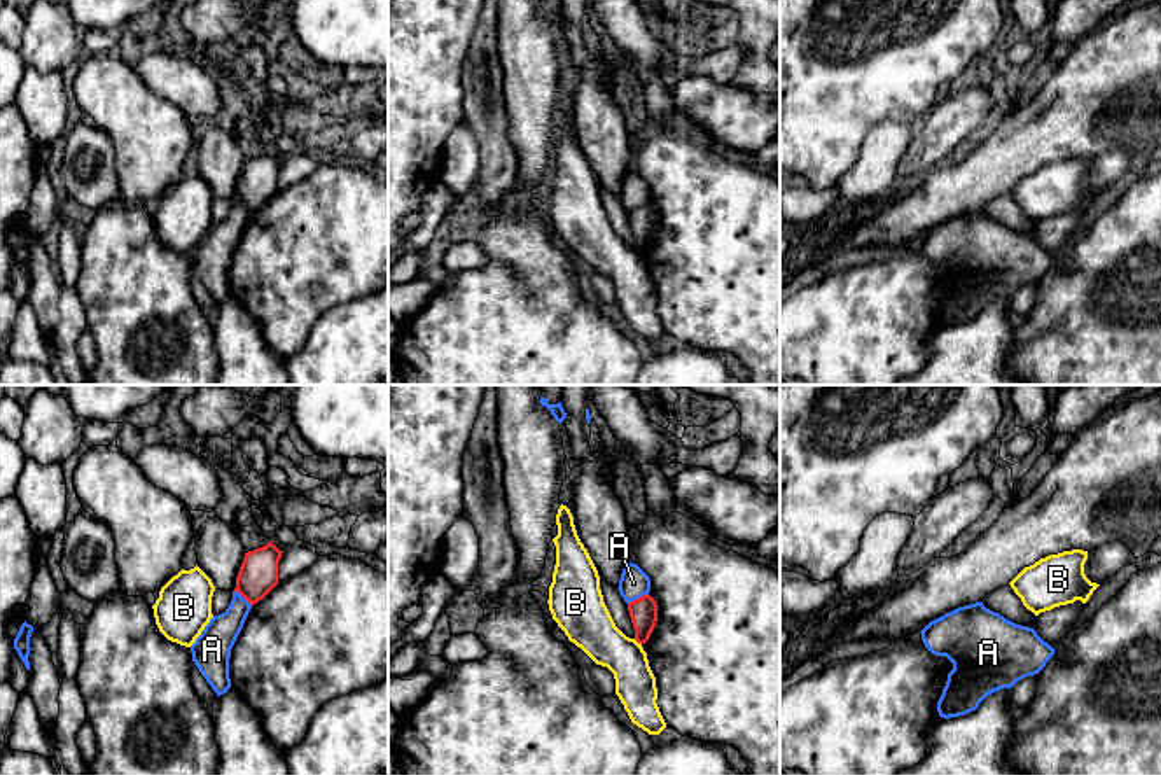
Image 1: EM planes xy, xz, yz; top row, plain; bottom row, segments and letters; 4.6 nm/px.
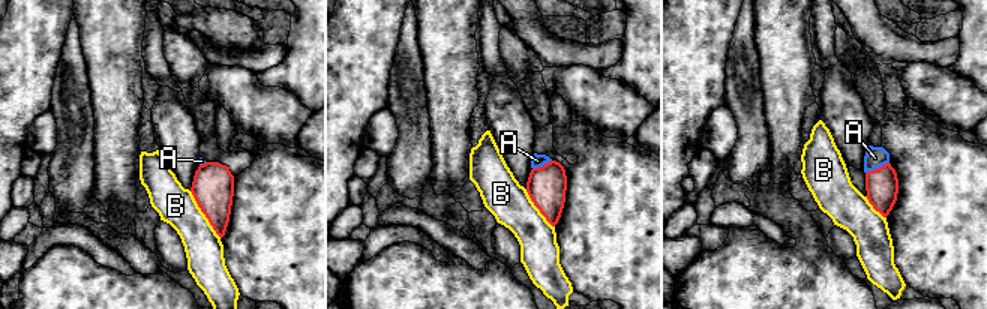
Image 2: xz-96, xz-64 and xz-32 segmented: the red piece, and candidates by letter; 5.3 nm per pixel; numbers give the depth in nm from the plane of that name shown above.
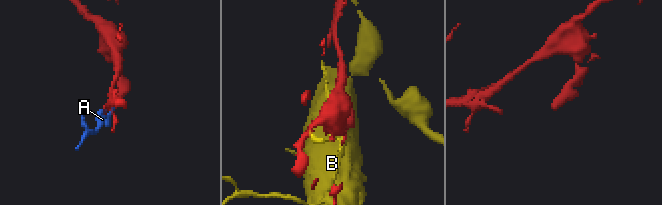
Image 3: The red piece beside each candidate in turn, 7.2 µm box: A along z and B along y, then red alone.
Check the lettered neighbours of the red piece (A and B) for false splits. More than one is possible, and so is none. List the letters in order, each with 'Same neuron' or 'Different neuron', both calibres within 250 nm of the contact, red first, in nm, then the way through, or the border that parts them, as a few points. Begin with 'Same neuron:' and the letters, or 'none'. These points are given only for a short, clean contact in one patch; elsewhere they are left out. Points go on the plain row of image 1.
Same neuron: none
A: Different neuron. Thickness 130 nm (red) against 140 nm. Boundary: xz (647, 202), (628, 212)
B: Different neuron. Thickness 130 nm (red) against 220 nm

